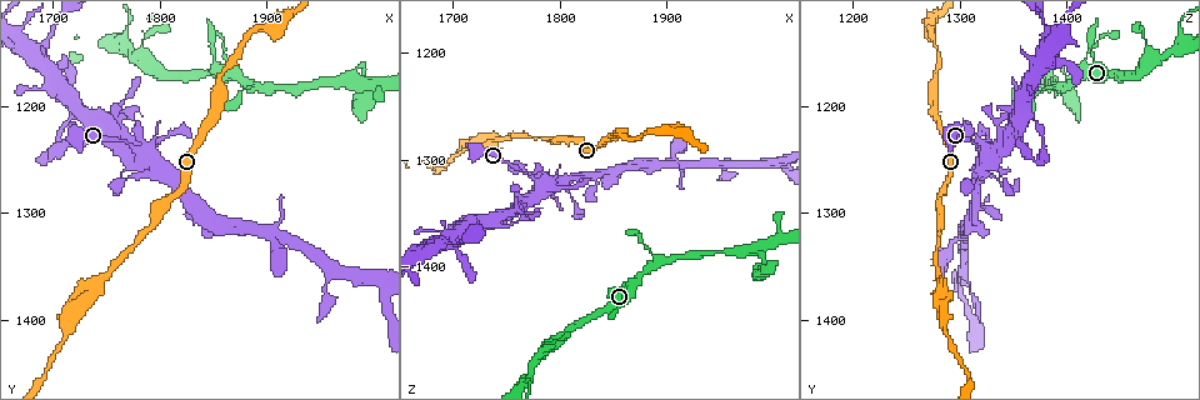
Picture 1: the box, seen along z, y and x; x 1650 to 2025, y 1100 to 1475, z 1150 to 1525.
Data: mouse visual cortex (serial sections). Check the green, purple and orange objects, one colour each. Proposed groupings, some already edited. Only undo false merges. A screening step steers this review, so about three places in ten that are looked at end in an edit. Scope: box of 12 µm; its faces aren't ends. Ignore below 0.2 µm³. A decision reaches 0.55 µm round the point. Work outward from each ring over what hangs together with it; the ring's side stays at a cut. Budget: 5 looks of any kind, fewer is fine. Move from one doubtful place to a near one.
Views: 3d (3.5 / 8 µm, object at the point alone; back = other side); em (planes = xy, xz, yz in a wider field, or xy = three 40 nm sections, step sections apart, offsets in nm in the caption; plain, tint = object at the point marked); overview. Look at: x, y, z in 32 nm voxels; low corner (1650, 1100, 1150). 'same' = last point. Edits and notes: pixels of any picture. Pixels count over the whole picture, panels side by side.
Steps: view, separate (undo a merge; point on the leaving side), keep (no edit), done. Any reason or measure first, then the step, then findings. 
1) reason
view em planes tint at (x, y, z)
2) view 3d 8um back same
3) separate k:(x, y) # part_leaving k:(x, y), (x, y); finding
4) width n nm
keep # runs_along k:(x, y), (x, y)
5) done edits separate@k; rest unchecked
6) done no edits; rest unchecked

thin neck
view 3d 3.5um back at (2006, 1364, 1298)

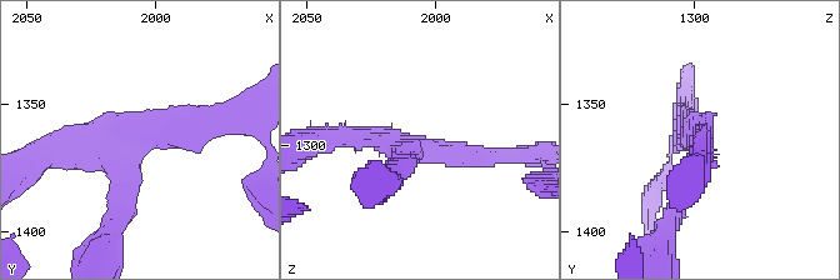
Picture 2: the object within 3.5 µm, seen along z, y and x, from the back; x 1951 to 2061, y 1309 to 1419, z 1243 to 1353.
view em planes tint at (2004, 1364, 1300)

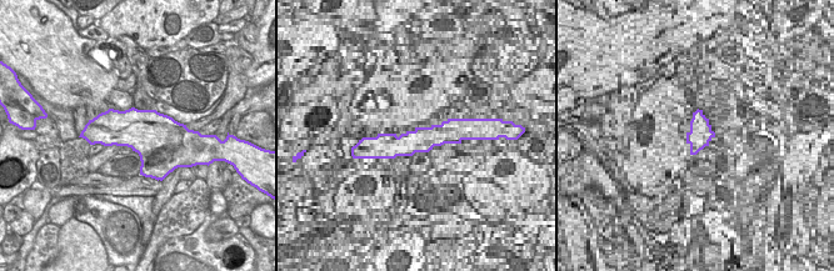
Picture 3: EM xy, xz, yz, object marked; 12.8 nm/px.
keep # runs_along 2:(220, 119), (150, 134), (120, 214); one cell here

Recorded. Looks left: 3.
small branch off a trunk
view 3d 3.5um at (1976, 1176, 1384)

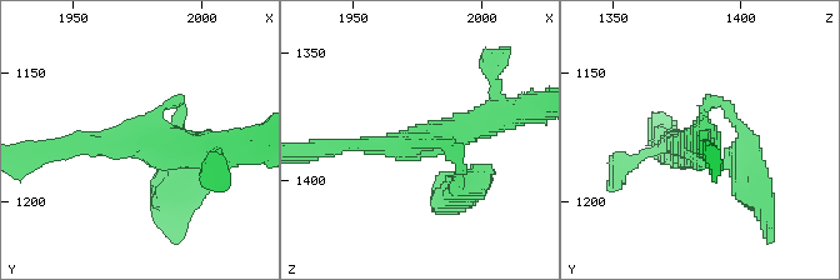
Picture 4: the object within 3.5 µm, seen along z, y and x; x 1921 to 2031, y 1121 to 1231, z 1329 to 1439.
shape alone is not enough
view em xy step 1 tint at (1976, 1174, 1385)

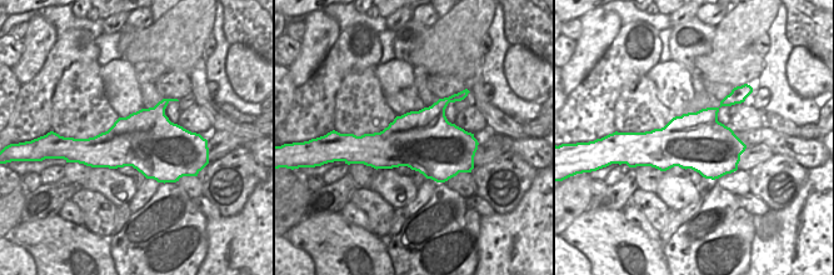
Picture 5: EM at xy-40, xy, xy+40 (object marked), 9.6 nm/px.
width 600 nm
keep # runs_along 4:(340, 146), (435, 140), (459, 175); all the same cell

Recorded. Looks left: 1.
done no edits; rest unchecked

